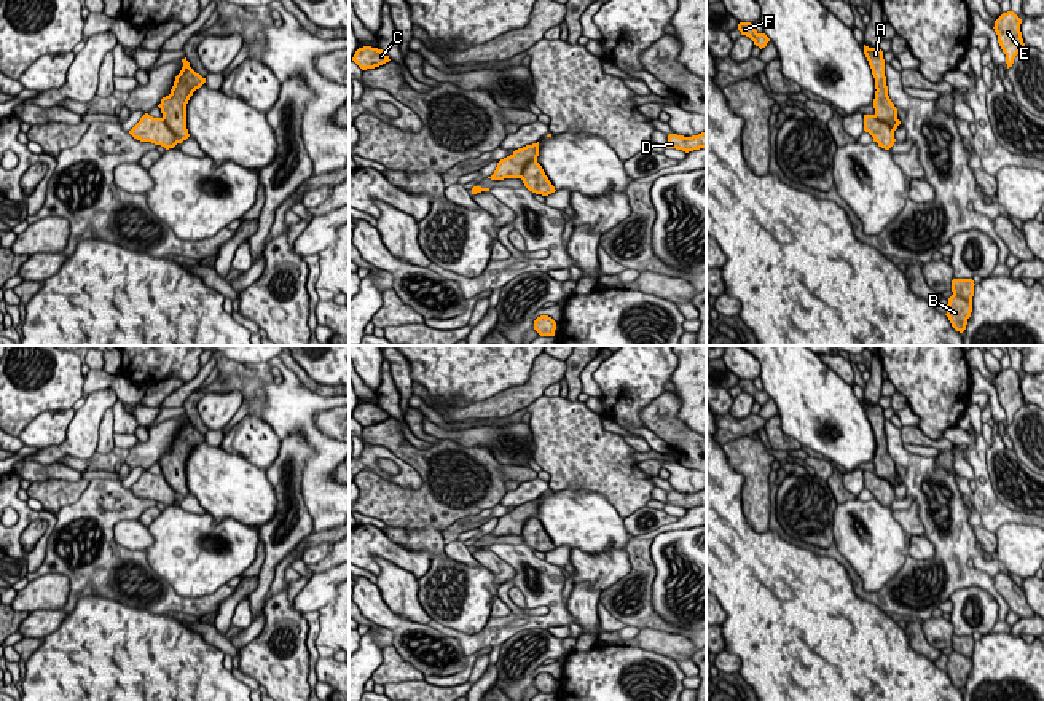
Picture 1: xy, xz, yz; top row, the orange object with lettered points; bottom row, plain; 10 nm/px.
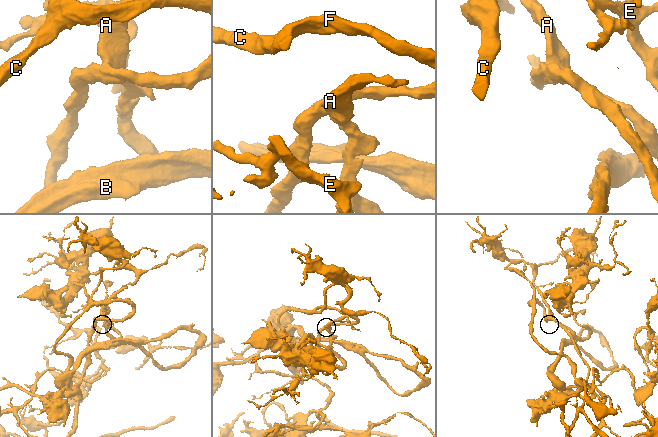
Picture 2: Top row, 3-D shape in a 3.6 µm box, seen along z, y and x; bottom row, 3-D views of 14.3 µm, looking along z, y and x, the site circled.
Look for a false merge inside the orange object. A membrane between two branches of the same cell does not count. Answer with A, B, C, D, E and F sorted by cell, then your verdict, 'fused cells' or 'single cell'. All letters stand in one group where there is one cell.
A B C D E F | single cell

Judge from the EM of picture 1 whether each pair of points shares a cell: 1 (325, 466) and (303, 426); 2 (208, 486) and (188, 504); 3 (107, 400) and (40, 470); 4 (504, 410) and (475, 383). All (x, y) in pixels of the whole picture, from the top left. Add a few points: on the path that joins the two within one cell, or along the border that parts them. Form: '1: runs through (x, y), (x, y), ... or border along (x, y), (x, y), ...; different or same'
1: runs through (325, 456), (325, 450), (313, 435); same
2: border along (190, 491), (206, 512); different
3: border along (21, 459), (62, 464); different
4: border along (525, 381), (485, 399), (453, 405); different

